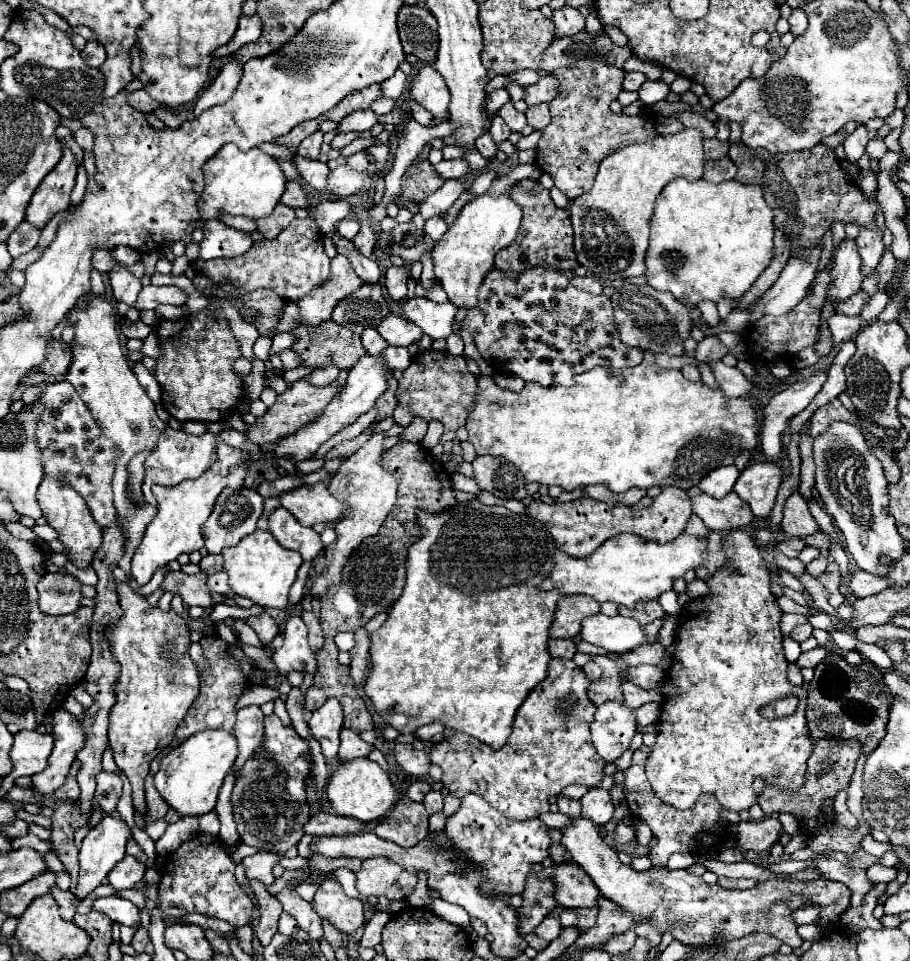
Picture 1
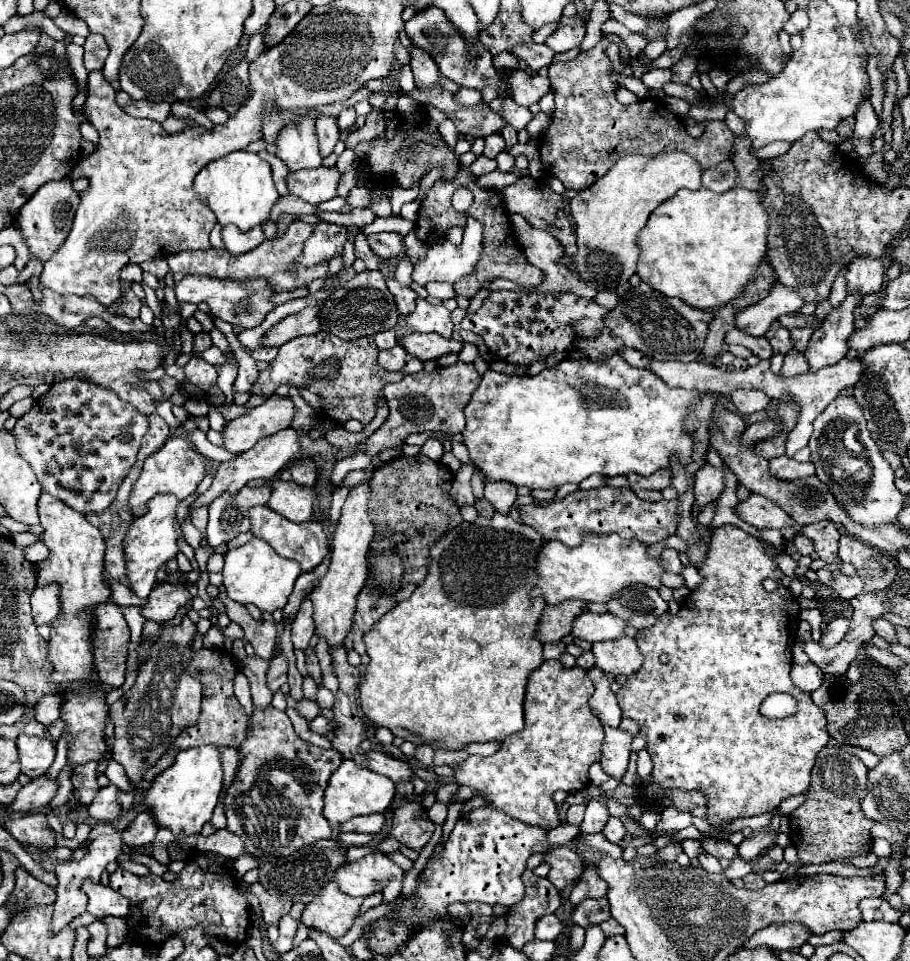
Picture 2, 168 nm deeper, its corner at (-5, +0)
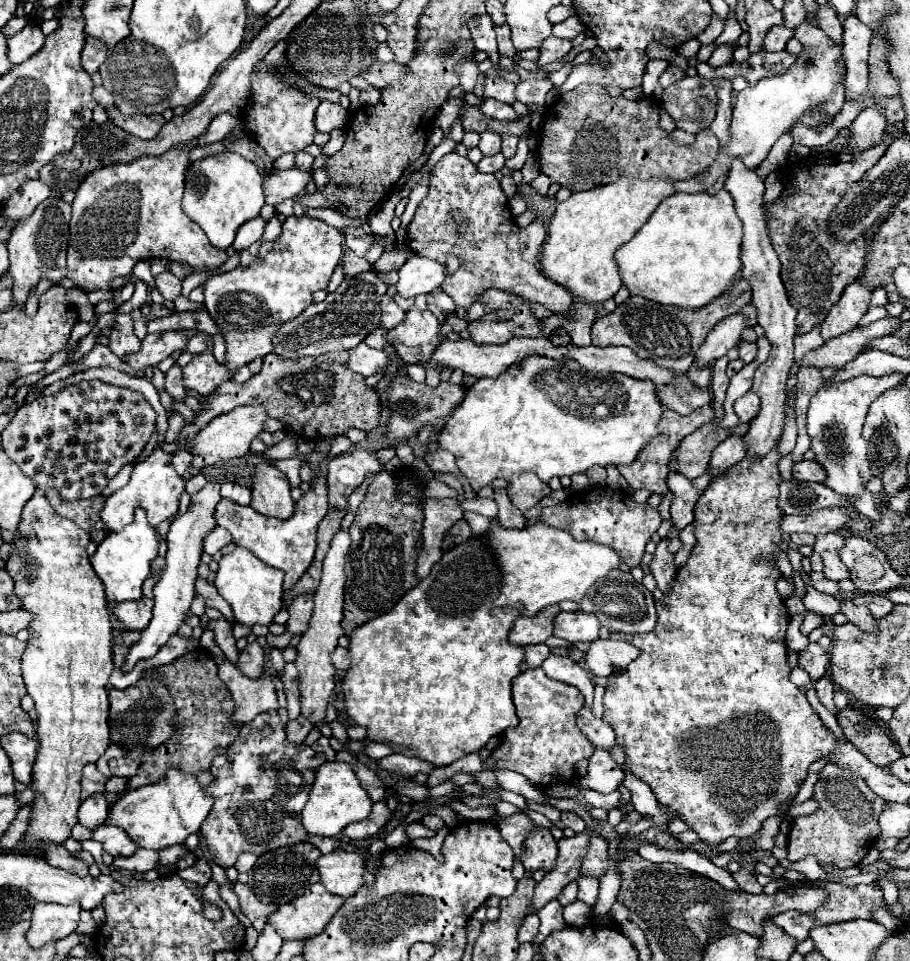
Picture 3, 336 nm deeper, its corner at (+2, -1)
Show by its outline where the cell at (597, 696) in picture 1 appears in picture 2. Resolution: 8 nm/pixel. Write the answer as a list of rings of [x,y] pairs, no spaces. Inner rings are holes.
[[[591,668],[589,672],[591,682],[595,684],[595,692],[593,698],[589,700],[589,708],[591,712],[601,720],[603,726],[619,726],[621,722],[621,708],[617,704],[615,694],[611,692],[611,682],[609,678],[599,670],[599,668]]]

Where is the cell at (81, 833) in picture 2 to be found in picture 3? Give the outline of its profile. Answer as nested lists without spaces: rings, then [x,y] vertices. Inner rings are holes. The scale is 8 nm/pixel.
[[[102,825],[92,831],[92,839],[100,841],[104,845],[104,851],[108,851],[114,857],[130,857],[138,849],[132,839],[128,839],[126,831],[120,831],[116,825]]]

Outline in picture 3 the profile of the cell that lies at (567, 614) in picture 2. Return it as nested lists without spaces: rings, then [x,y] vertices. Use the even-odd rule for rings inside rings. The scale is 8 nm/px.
[[[552,605],[534,617],[518,617],[510,631],[510,641],[522,647],[544,643],[554,633],[554,617],[558,611],[560,605]]]

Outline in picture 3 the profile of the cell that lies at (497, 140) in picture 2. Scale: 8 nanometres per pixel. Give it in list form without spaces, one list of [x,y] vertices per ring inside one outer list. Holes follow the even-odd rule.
[[[482,133],[478,149],[482,151],[484,157],[492,157],[500,153],[500,135],[498,133]]]

